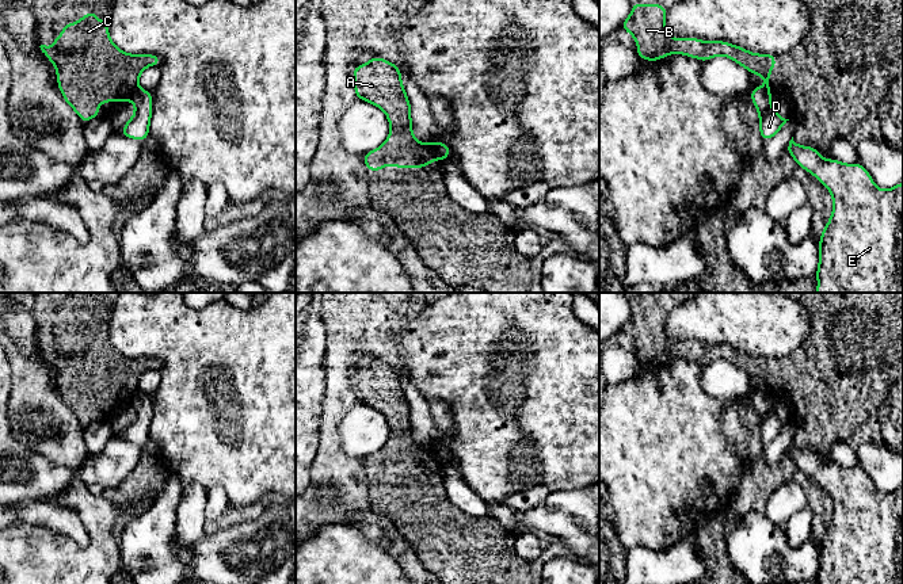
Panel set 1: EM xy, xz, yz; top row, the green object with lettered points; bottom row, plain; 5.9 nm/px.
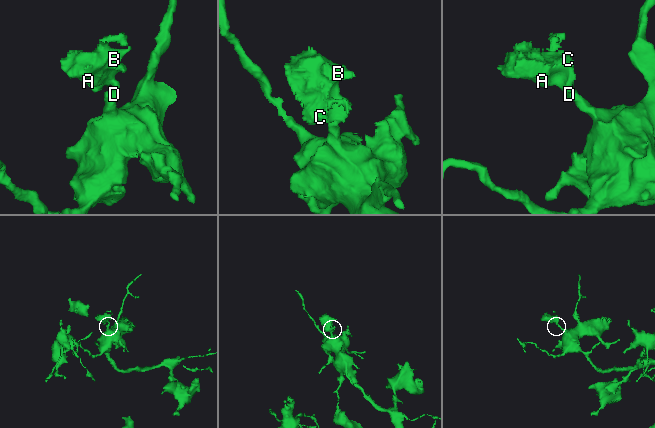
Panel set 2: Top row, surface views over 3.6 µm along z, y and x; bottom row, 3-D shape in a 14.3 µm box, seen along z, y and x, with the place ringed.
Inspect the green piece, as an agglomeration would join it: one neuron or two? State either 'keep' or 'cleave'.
cleave

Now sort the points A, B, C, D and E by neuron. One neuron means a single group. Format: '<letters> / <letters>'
A B C / D E

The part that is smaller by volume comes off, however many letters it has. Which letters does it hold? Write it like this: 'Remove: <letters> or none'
Remove: A, B, C

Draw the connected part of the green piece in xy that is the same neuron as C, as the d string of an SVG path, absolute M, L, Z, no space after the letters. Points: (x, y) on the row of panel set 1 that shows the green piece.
M87 12L77 23L65 23L50 49L46 45L39 47L56 68L58 89L65 102L84 123L99 115L100 103L130 100L138 89L142 70L161 64L161 58L155 54L119 50L108 37L108 23L103 23L95 12Z

